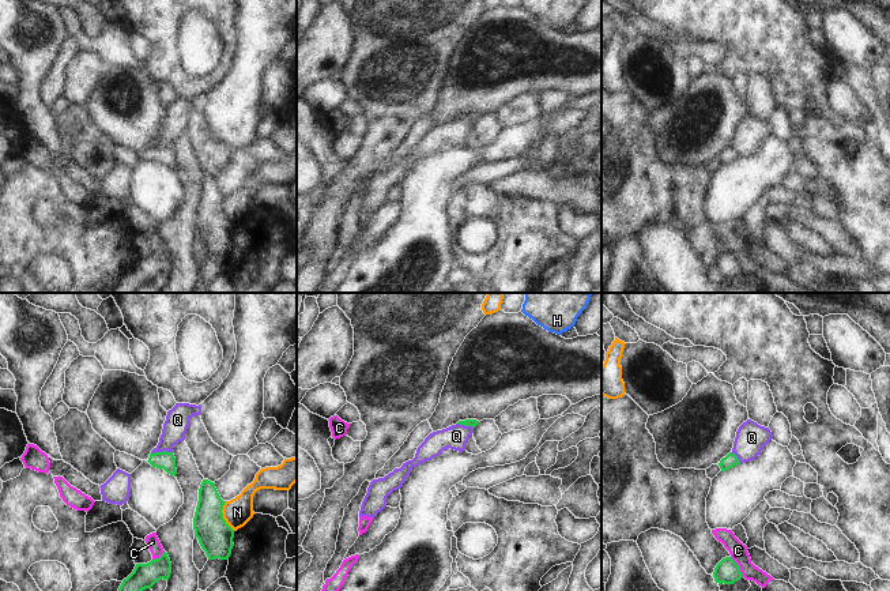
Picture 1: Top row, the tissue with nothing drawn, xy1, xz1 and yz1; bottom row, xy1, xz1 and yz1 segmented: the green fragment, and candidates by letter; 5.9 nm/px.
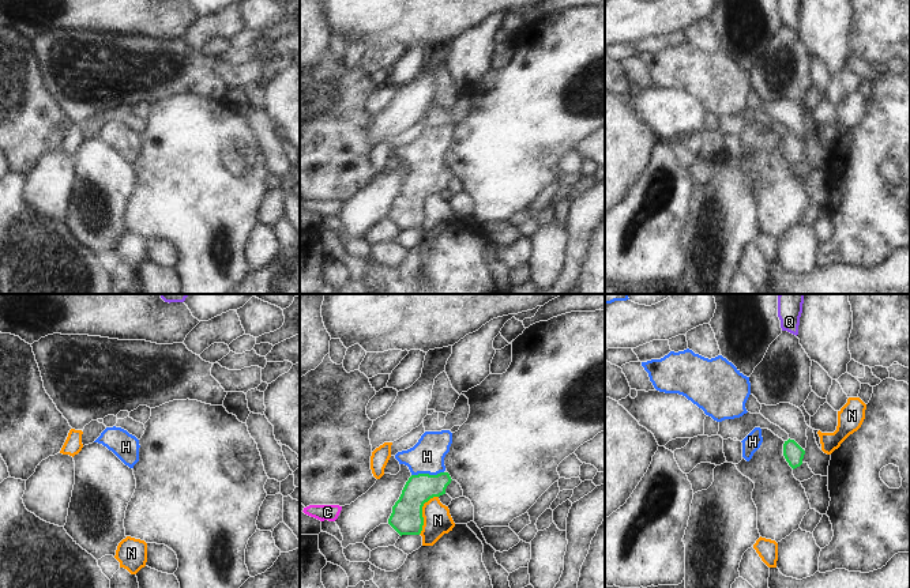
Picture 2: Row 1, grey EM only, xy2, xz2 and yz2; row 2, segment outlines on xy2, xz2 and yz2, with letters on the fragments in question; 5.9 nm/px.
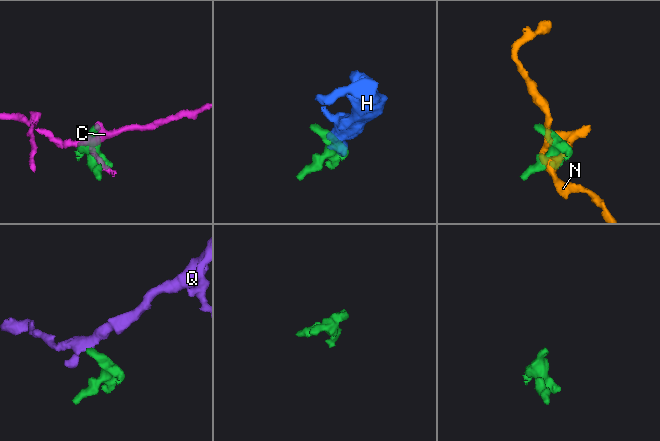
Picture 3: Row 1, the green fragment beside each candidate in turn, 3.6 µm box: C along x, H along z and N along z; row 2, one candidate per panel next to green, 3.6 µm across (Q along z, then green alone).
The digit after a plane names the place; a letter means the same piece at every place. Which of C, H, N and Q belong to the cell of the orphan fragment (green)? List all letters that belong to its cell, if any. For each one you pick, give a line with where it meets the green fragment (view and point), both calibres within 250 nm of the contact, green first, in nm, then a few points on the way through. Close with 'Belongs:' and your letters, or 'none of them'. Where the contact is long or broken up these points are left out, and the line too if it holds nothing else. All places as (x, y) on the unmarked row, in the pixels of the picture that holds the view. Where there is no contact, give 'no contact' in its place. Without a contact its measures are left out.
H: contact xz2 (427, 169); calibres 180 and 200 nm; way xz2 (408, 206), (427, 169), (427, 151)
Belongs: H

